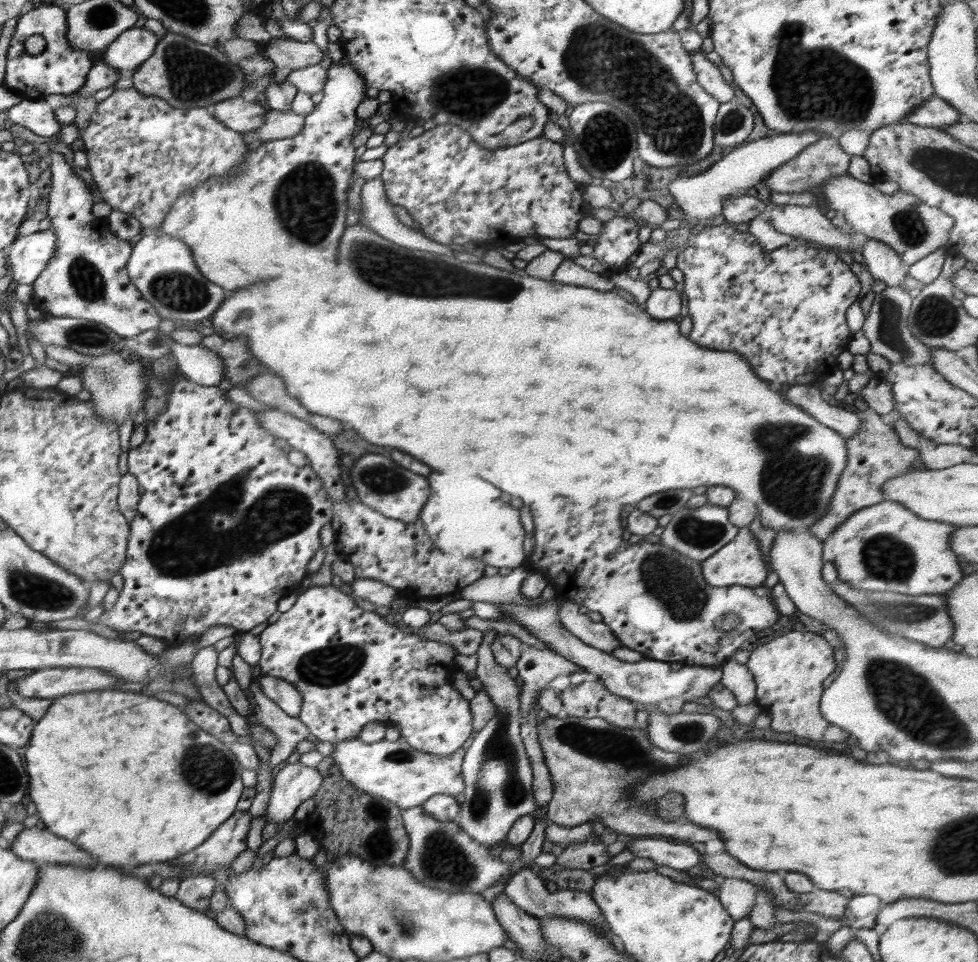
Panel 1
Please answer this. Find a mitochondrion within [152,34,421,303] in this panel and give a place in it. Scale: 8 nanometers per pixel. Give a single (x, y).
(305, 203)

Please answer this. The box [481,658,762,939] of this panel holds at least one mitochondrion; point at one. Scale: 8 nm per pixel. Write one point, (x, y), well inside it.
(608, 745)

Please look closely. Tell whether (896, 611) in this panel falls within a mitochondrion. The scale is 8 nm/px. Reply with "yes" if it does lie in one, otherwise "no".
yes

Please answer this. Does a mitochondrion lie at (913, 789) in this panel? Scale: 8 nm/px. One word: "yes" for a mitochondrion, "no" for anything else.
no

